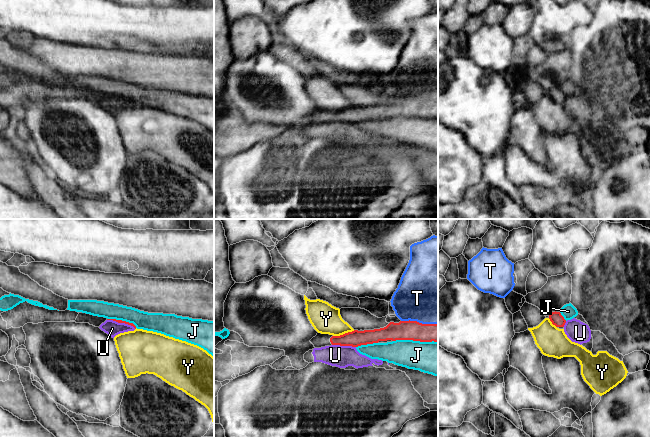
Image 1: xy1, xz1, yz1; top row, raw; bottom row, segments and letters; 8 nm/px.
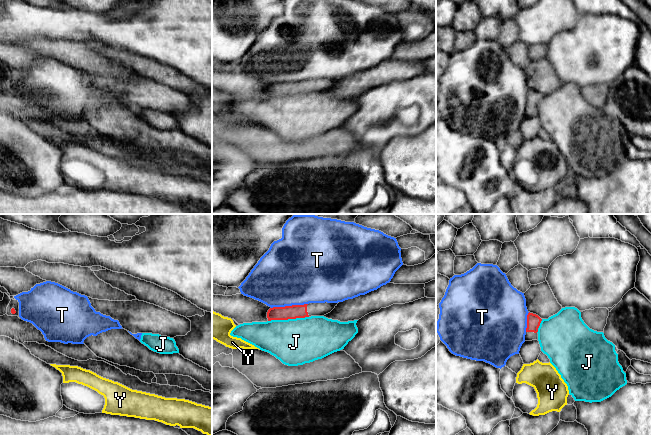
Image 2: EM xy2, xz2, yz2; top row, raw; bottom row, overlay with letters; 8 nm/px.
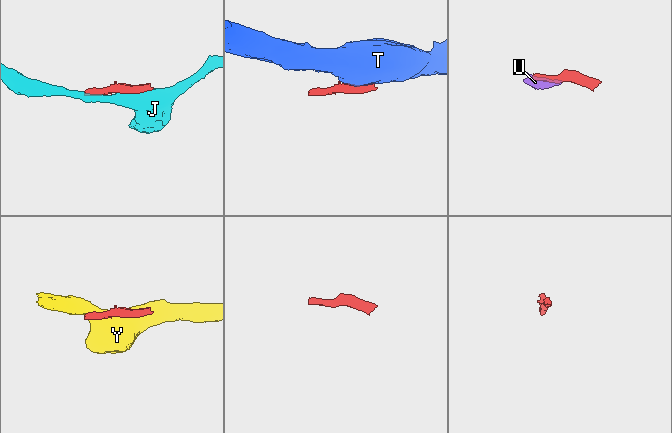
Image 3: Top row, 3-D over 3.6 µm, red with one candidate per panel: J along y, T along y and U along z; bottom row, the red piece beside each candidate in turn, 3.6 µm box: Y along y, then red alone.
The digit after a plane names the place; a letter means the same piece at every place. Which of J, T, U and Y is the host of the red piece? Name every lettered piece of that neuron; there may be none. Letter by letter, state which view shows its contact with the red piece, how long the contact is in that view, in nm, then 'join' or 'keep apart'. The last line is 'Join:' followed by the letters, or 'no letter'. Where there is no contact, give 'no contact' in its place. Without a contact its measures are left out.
J: xz1 | 360 nm | keep apart
T: xz1 | 300 nm | keep apart
U: xy1 | 240 nm | keep apart
Y: xz1 | 180 nm | keep apart
Join: no letter

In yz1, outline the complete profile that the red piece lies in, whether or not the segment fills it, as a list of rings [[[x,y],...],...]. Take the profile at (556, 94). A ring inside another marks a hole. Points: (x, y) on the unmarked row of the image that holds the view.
[[[552,88],[549,91],[549,95],[552,98],[553,101],[555,101],[556,103],[564,103],[566,96],[564,95],[564,93],[561,91],[560,88]]]

